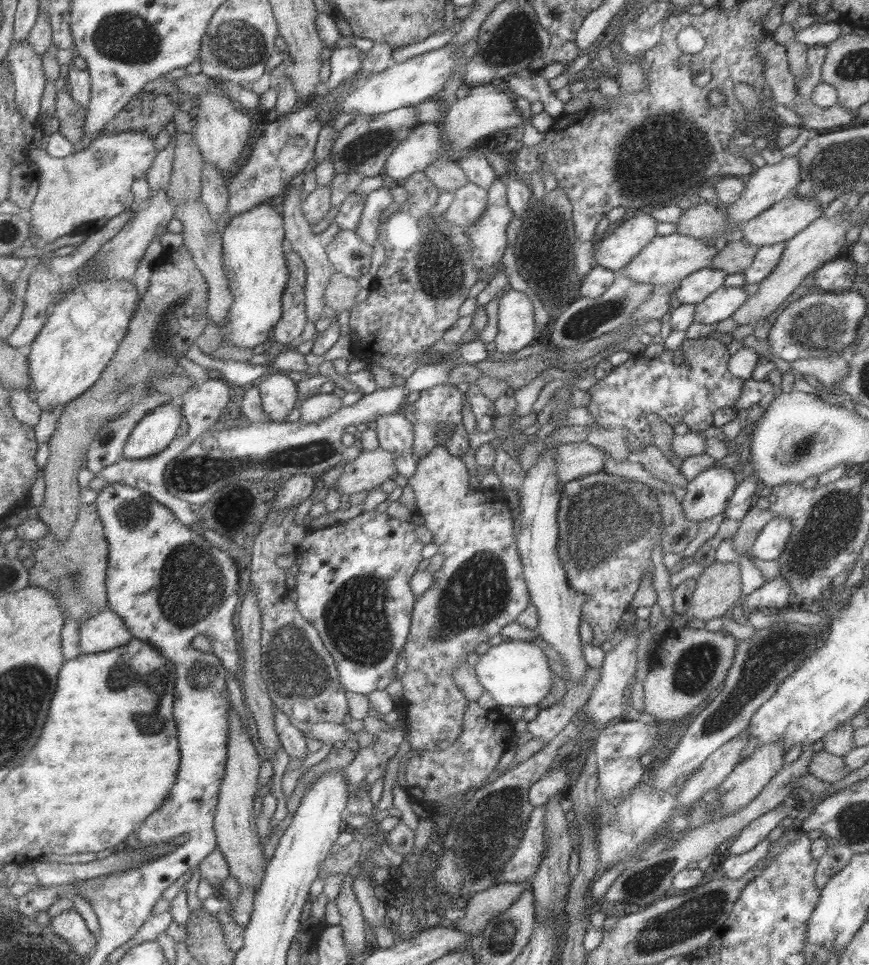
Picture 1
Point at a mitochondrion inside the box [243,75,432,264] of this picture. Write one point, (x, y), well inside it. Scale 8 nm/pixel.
(370, 144)

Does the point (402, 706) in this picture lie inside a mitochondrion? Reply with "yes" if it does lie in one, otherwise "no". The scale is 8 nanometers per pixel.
no

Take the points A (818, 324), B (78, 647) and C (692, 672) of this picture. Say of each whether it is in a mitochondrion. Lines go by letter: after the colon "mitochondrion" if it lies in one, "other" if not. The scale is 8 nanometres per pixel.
A: mitochondrion
B: other
C: mitochondrion

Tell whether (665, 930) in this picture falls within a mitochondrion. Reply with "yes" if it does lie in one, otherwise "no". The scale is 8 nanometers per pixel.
yes

